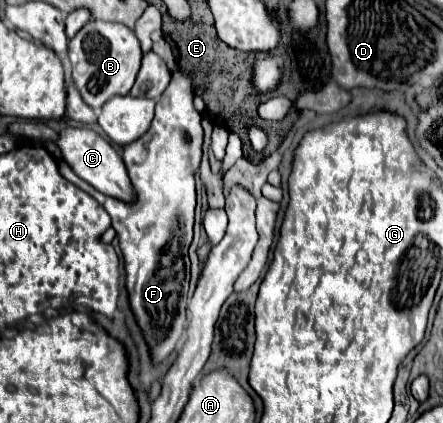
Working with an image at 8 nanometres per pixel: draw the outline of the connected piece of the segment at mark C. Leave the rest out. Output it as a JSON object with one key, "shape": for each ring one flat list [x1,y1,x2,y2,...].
{"shape":[[66,128,66,130,60,132,60,138,58,138,56,144,62,150,62,156,70,164,70,168,82,180,86,180,90,186,94,186,98,192,112,196,112,198,118,198,126,204,136,200,136,190,134,190,132,180,126,172,122,156,110,146,110,142,106,142,94,130,90,130,90,128]]}

